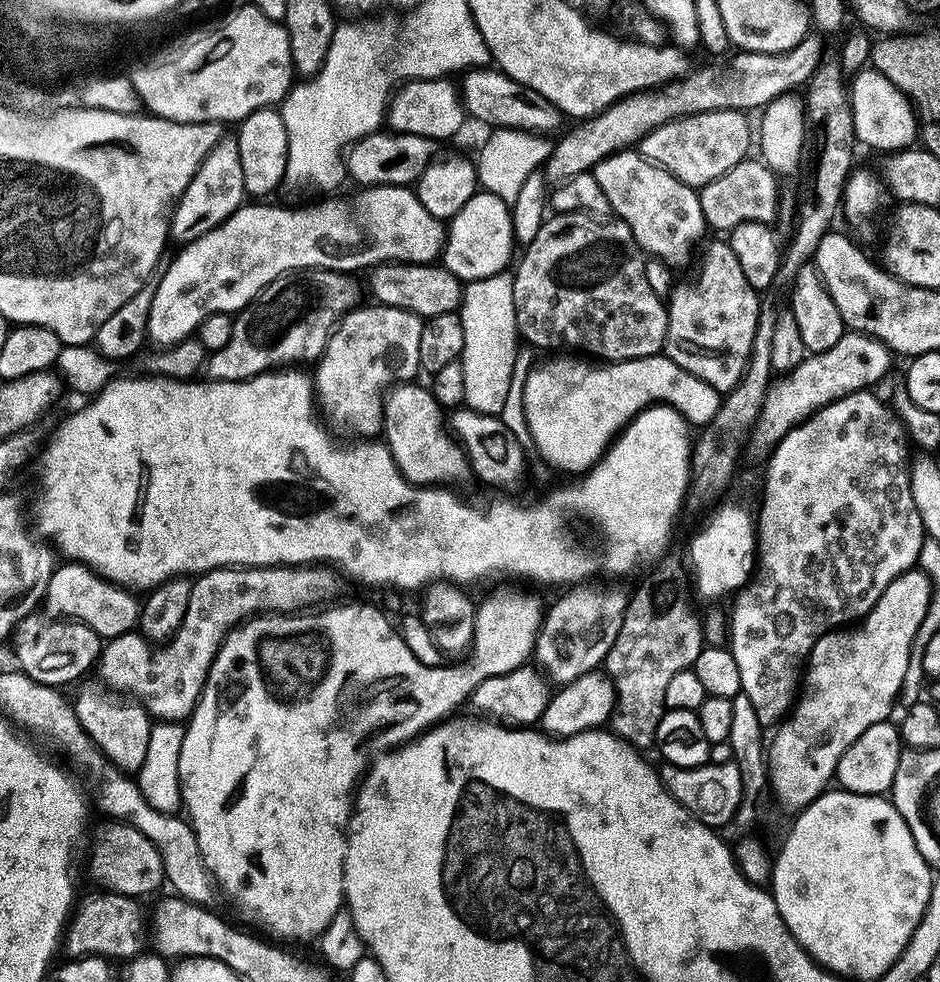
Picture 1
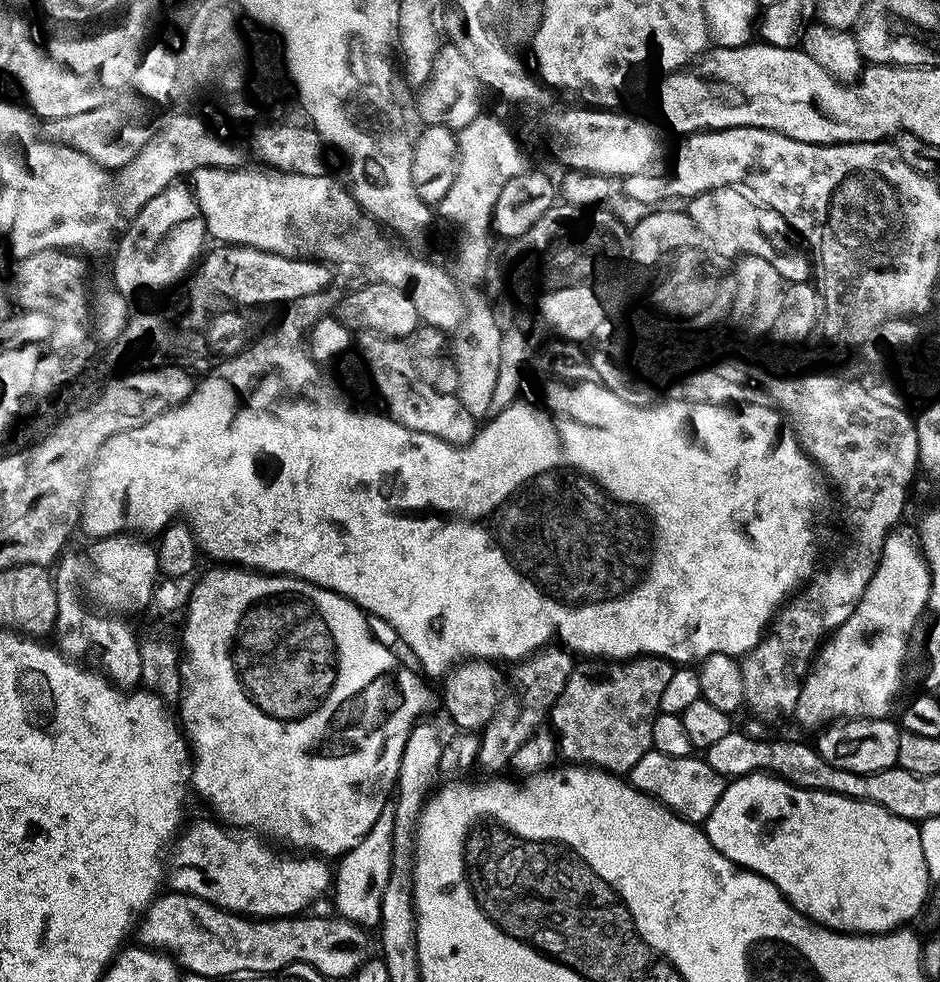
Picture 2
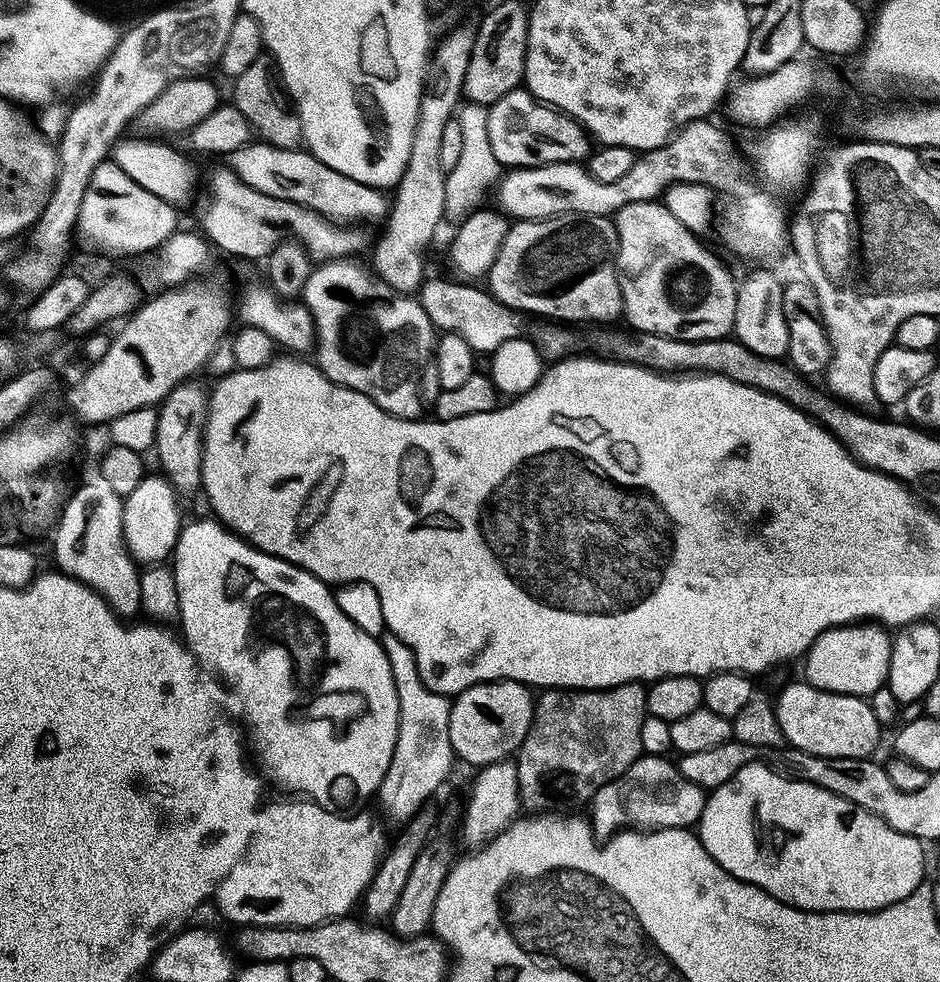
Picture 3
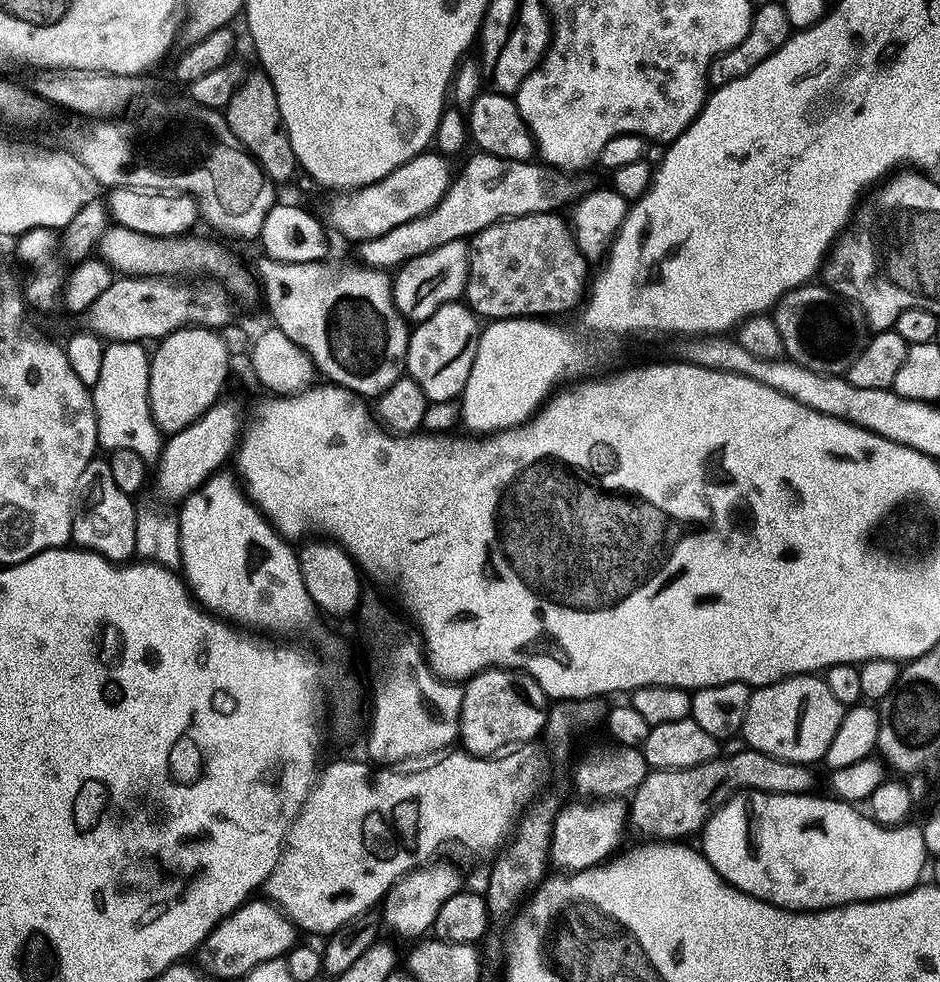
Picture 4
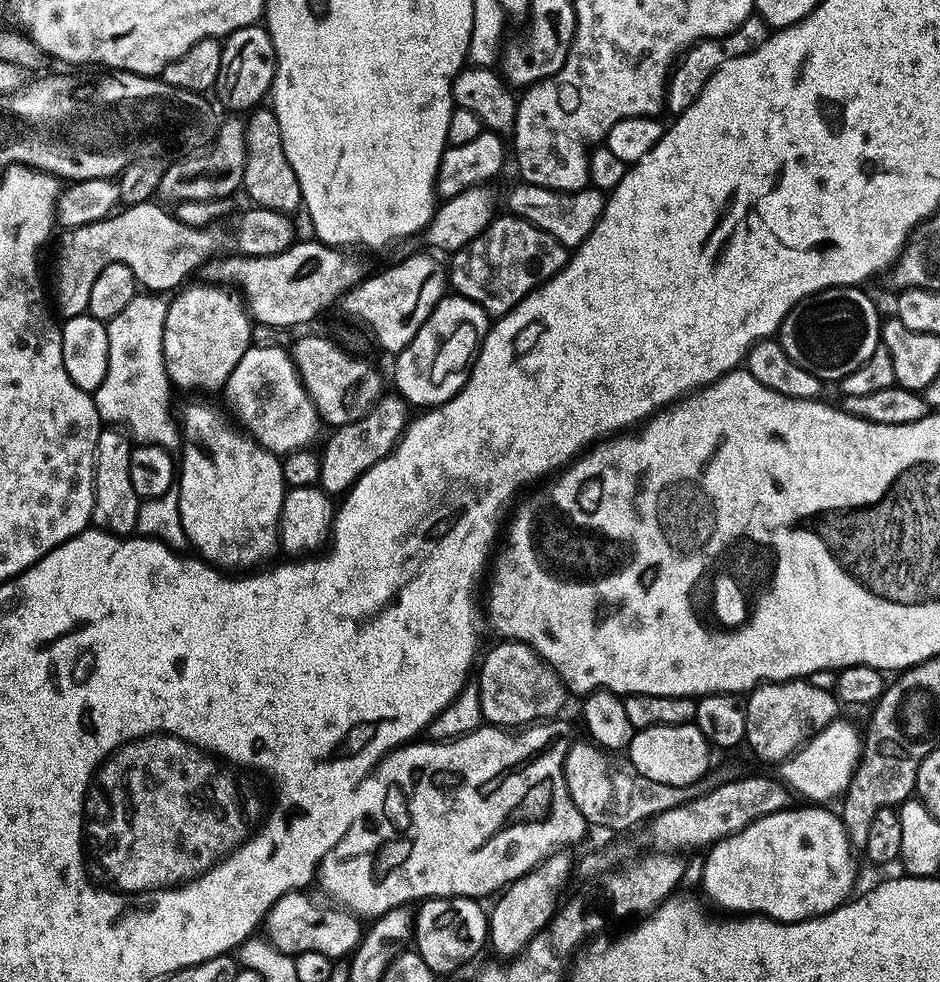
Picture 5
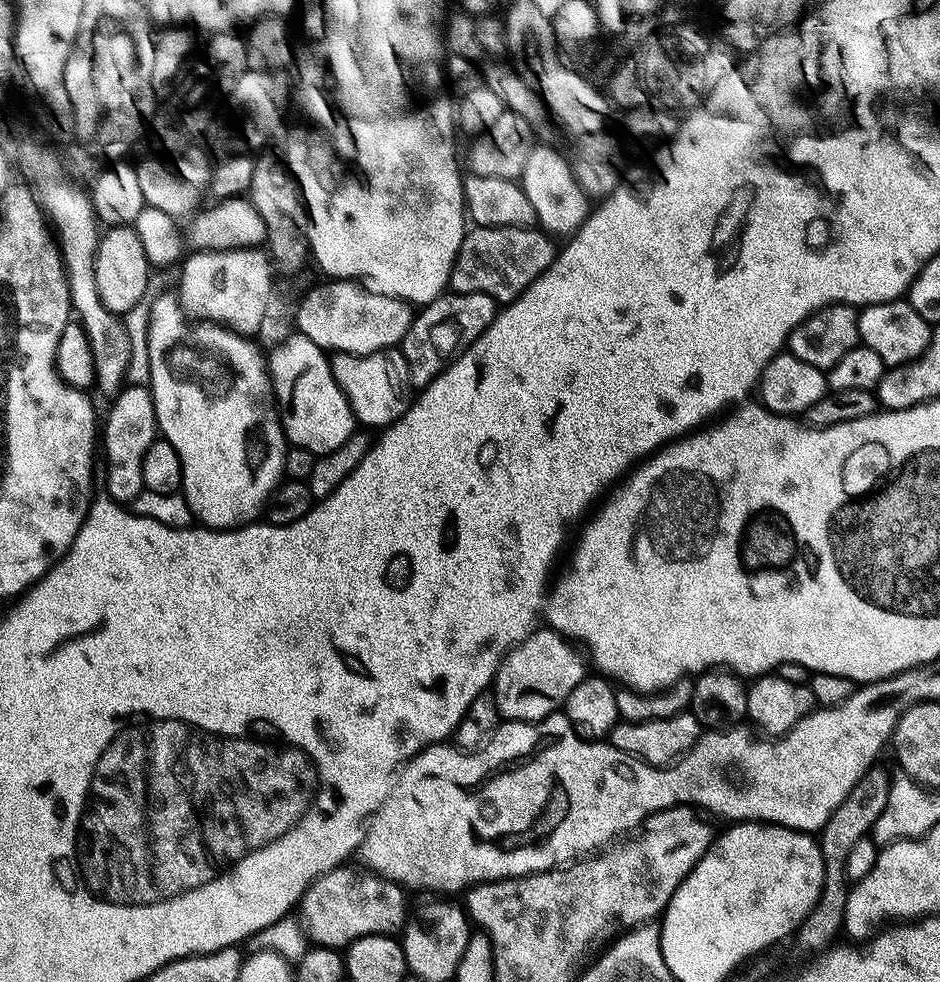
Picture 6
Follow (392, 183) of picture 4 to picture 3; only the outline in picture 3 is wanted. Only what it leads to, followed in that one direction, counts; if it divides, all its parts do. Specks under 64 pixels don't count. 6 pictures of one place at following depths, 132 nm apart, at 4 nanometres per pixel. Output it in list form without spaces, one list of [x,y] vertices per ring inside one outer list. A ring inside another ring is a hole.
[[[251,142],[226,156],[227,167],[233,174],[262,194],[272,195],[276,199],[298,203],[302,207],[312,208],[332,222],[364,222],[387,217],[390,200],[383,191],[365,184],[354,182],[338,170],[330,170],[319,158],[307,150],[294,148],[275,148],[273,144]]]

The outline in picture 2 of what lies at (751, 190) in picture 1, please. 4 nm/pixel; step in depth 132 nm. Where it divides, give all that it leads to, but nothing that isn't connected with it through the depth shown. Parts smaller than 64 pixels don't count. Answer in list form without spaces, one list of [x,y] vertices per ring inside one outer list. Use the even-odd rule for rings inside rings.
[[[739,187],[715,188],[710,192],[701,192],[689,201],[688,213],[700,232],[711,238],[720,252],[730,258],[741,256],[760,257],[774,267],[780,277],[784,277],[784,256],[792,254],[788,240],[797,237],[786,220],[773,208],[766,208],[754,201]]]

